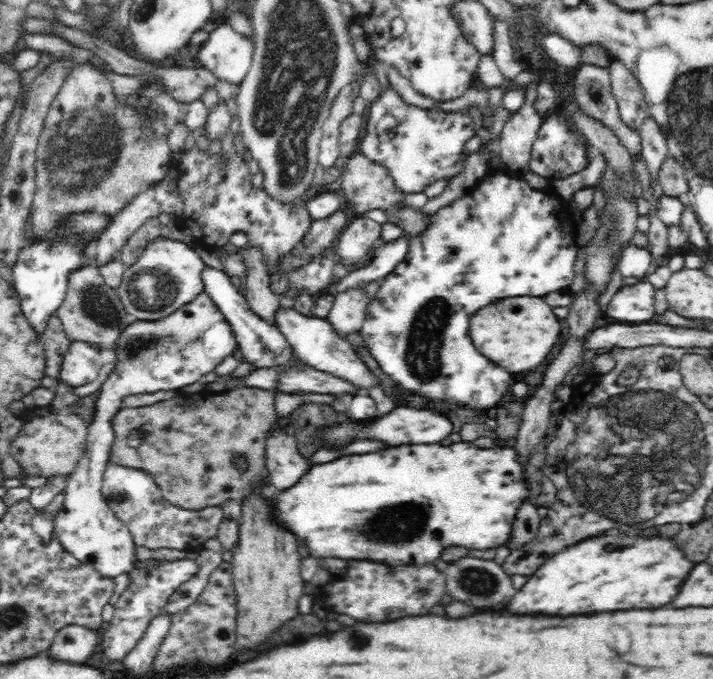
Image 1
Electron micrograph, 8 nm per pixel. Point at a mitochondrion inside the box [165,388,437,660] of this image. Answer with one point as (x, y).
(402, 524)

